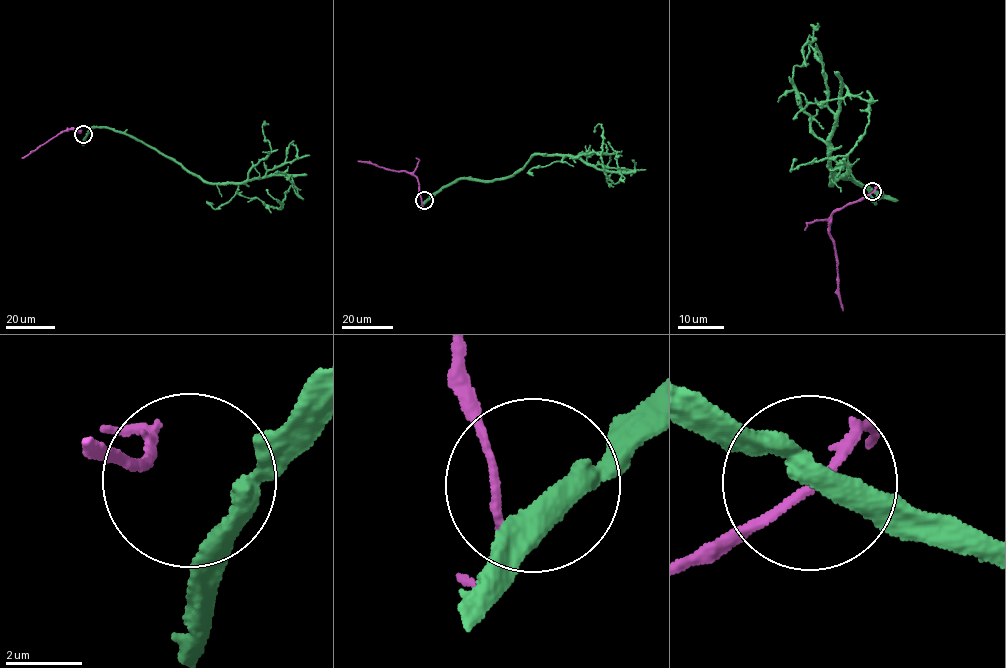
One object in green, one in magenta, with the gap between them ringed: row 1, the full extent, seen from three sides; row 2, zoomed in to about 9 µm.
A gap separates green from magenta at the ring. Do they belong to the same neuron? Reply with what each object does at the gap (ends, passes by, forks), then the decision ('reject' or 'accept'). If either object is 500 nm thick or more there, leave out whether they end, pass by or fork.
green passes by; magenta passes by; accept

